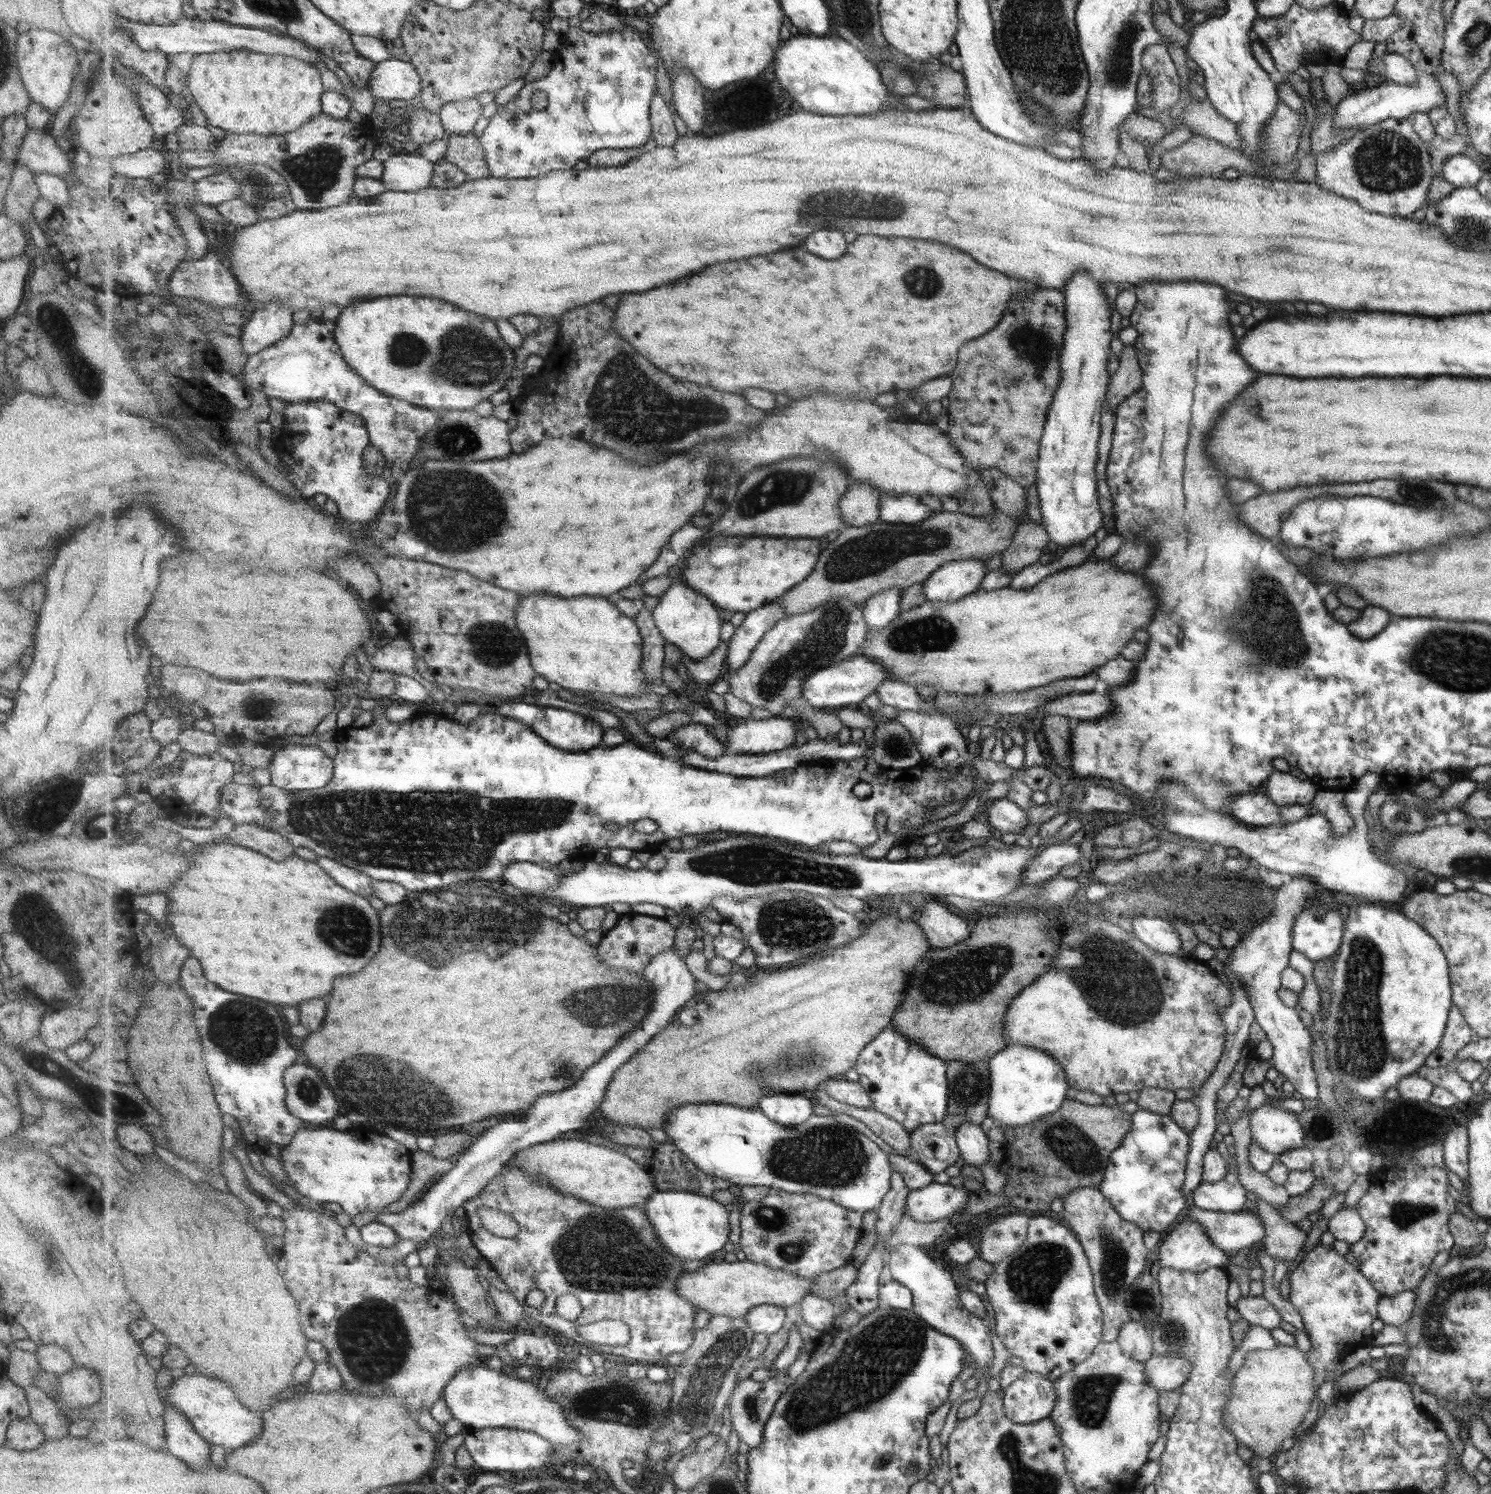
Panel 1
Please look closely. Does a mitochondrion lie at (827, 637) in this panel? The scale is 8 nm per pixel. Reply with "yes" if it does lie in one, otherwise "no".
yes

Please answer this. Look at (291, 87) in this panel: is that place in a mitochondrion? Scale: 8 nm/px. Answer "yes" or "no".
no

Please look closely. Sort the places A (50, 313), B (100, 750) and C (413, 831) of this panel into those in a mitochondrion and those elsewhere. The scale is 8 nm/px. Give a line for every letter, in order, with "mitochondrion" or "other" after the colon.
A: mitochondrion
B: other
C: mitochondrion

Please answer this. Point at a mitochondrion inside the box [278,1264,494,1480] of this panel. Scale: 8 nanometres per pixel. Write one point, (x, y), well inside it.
(372, 1337)

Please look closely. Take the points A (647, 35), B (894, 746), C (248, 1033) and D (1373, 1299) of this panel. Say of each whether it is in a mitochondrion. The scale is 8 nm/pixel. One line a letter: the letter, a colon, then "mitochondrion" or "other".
A: other
B: mitochondrion
C: mitochondrion
D: other

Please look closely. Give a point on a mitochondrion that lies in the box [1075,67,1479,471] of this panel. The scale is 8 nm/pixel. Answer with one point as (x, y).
(1386, 161)

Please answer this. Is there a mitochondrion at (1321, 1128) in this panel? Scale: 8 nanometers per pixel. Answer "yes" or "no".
yes

